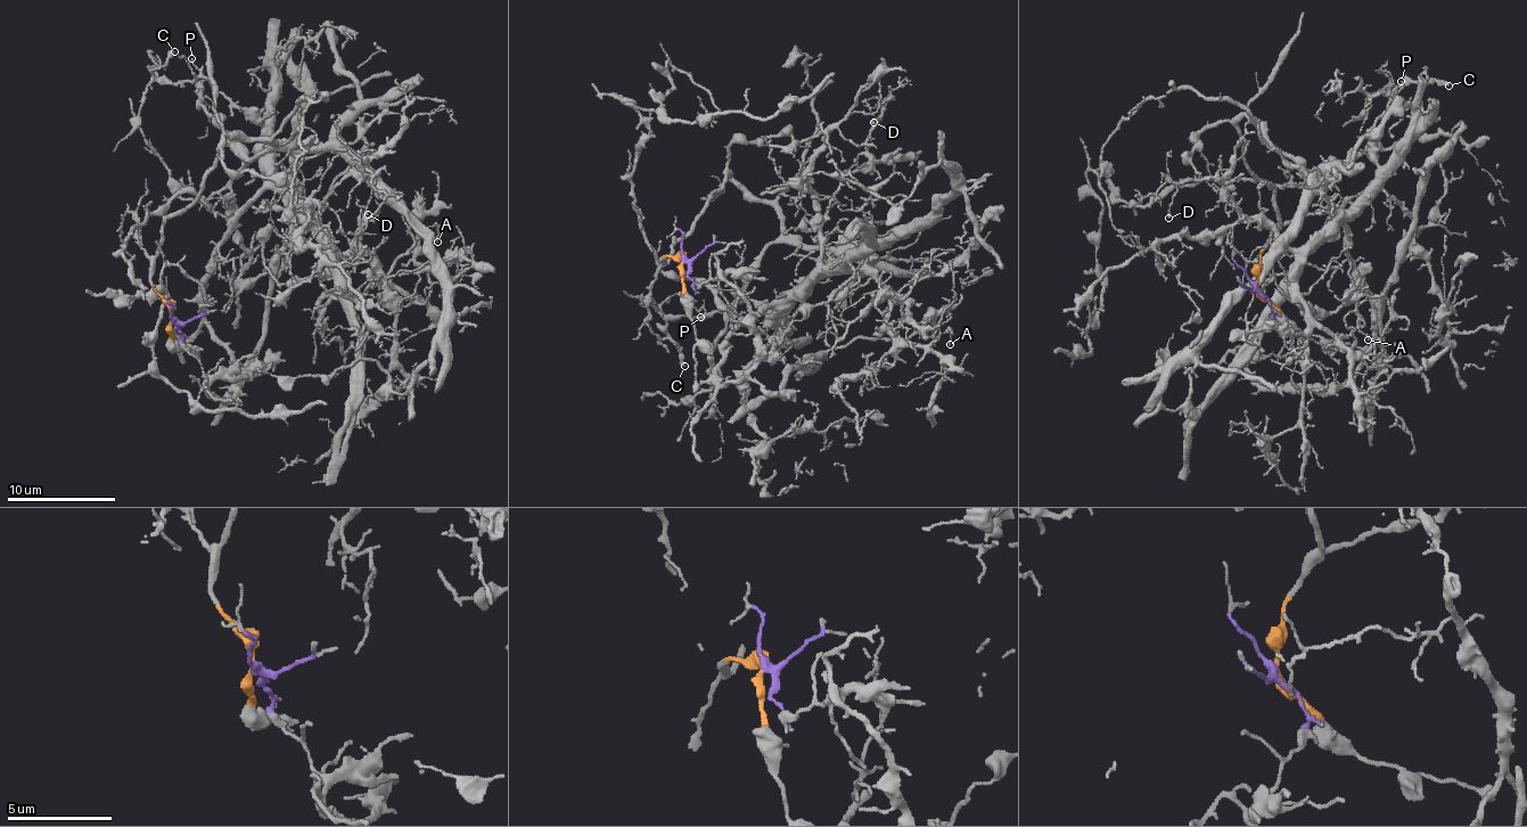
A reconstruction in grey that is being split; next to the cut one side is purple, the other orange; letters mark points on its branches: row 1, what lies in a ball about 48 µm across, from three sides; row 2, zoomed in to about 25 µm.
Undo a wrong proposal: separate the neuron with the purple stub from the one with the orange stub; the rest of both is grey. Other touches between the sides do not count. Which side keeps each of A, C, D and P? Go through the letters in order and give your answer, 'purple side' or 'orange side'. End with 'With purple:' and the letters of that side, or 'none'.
A: purple side
C: purple side
D: purple side
P: purple side
With purple: A, C, D, P

